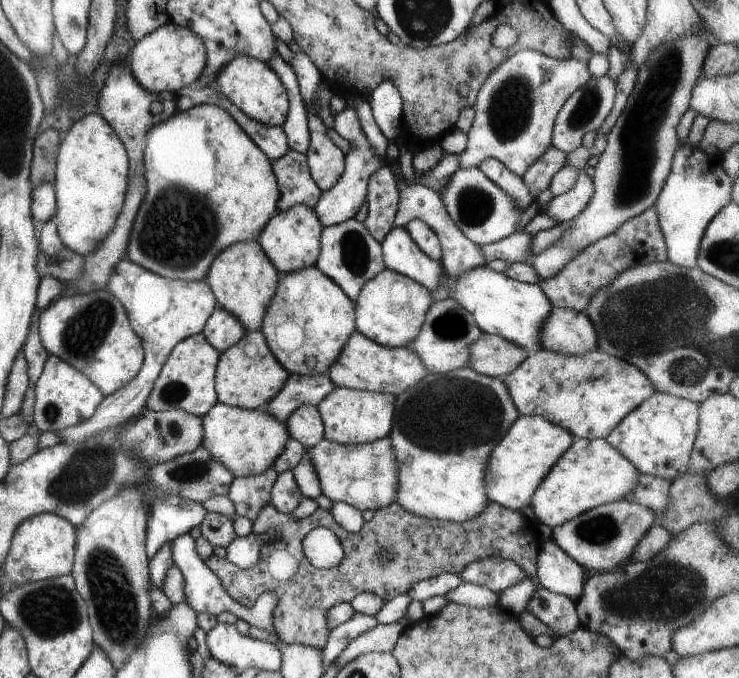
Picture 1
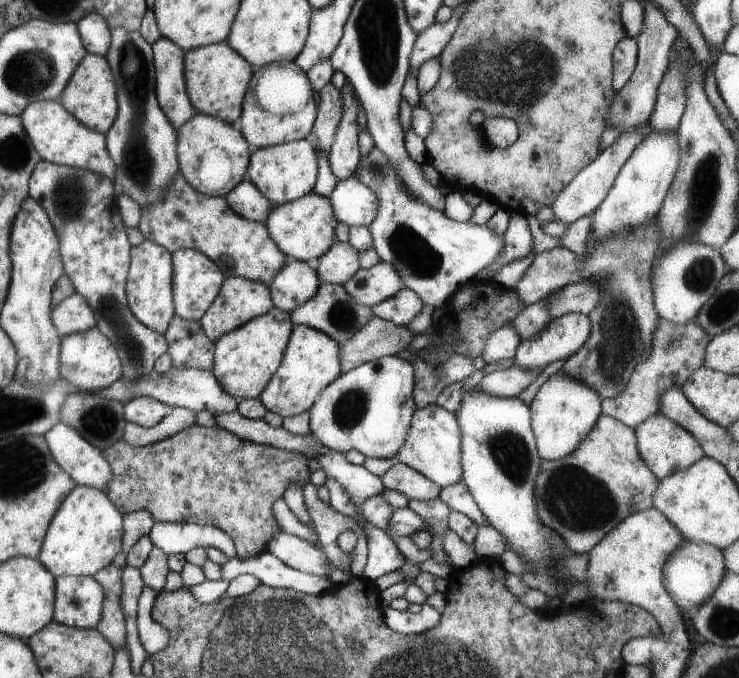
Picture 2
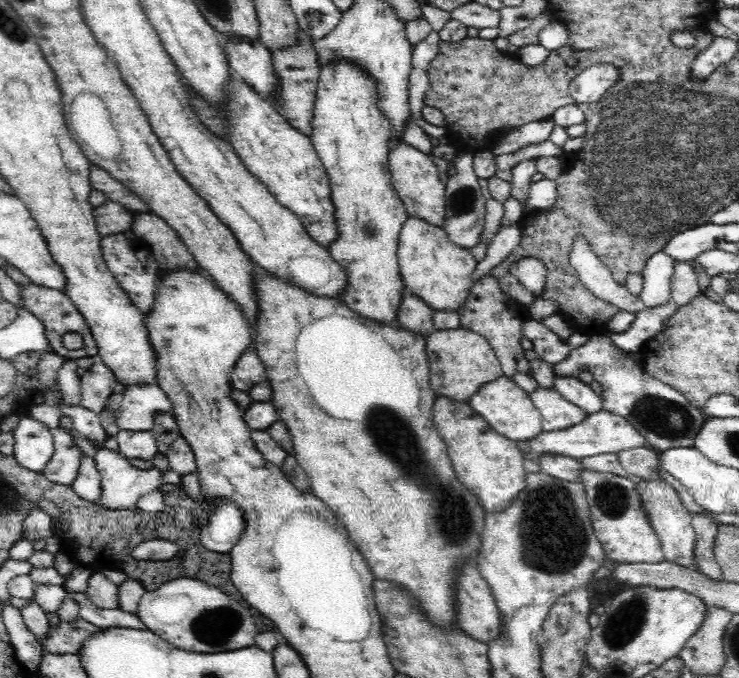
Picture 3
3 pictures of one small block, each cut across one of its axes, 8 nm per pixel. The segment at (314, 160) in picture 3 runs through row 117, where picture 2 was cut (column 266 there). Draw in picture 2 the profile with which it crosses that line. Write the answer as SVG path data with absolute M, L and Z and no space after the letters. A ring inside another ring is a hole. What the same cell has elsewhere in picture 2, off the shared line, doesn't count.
M178 171L173 174L172 181L160 194L157 201L140 208L141 217L137 224L137 230L141 232L143 239L165 248L169 253L180 249L192 249L202 253L215 265L221 267L221 273L225 277L237 276L249 281L260 281L269 284L273 276L287 262L287 256L273 243L263 223L246 220L230 210L224 197L207 197L195 191Z

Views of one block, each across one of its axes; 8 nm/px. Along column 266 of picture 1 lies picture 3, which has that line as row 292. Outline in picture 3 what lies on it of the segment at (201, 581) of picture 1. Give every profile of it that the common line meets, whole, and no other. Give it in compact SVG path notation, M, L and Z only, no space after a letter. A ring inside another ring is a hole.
M574 237L569 264L575 271L581 272L583 285L600 300L614 304L620 311L632 314L646 308L640 296L618 285L610 270L594 255L590 243L584 237Z

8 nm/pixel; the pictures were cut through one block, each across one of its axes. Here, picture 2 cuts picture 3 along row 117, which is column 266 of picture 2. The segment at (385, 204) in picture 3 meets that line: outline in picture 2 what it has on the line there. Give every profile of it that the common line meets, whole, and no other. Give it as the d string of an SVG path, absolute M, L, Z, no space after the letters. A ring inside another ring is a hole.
M274 307L263 315L251 318L245 325L223 334L214 342L210 371L221 390L237 400L258 398L281 363L292 329L288 312Z

